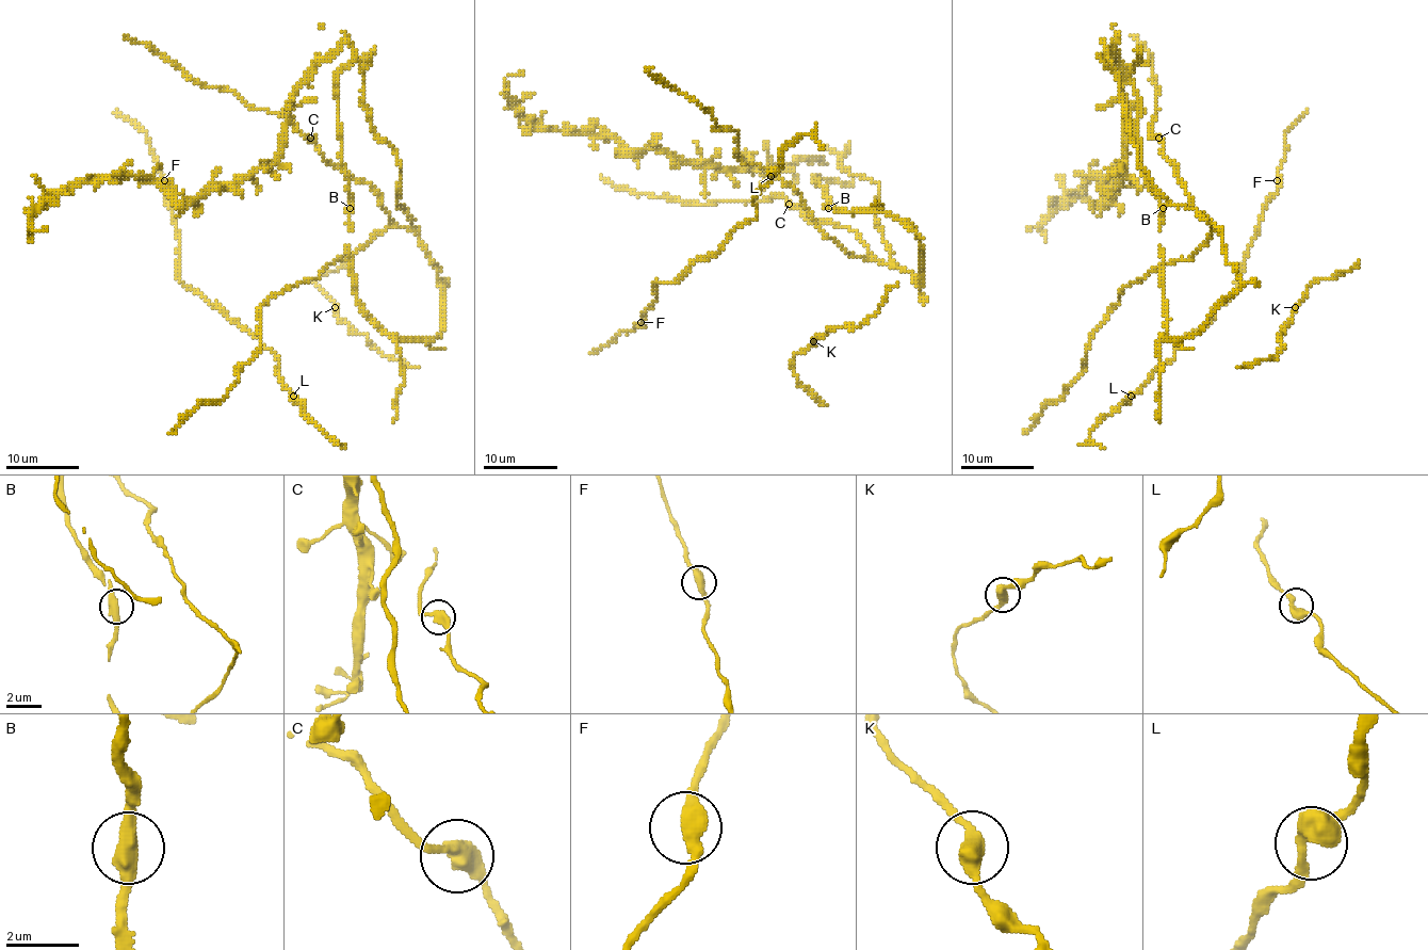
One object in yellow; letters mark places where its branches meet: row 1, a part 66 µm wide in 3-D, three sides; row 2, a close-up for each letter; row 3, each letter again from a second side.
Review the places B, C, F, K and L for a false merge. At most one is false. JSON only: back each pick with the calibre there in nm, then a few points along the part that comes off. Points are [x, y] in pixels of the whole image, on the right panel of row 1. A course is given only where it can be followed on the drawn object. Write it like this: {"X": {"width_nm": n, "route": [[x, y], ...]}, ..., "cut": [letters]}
{"cut": []}

